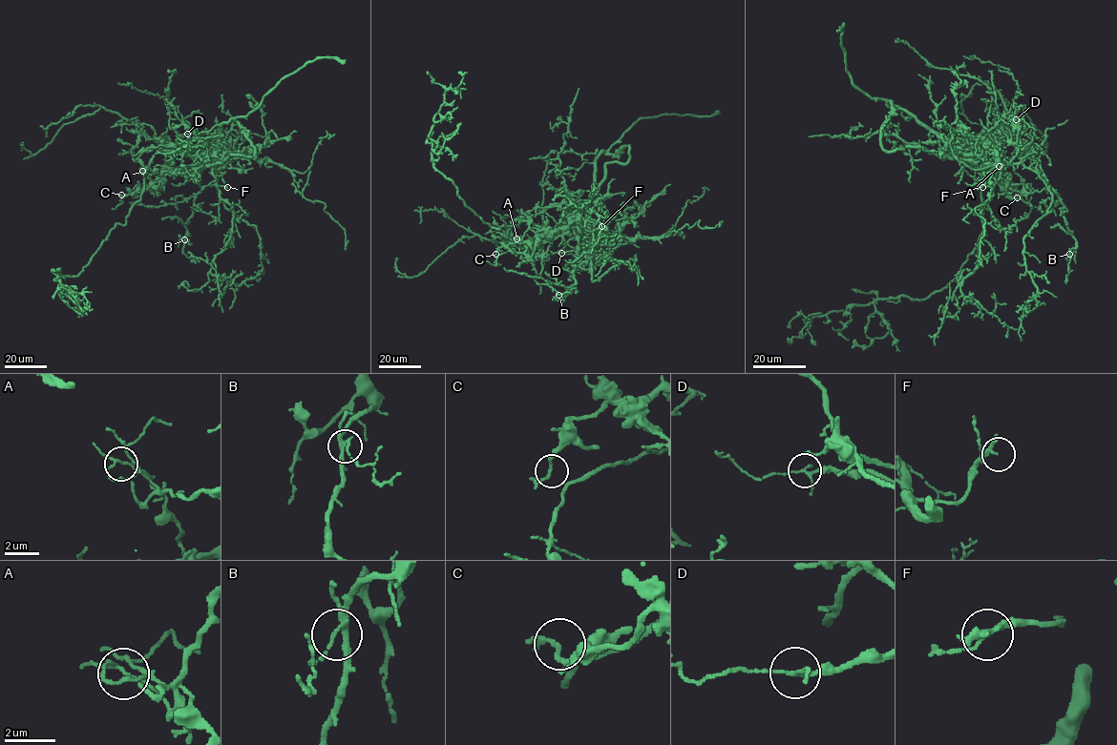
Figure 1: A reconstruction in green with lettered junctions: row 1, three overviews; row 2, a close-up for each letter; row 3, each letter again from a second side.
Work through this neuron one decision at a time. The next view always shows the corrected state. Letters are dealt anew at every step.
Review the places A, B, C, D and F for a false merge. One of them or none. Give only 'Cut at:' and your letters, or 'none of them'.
Cut at: A

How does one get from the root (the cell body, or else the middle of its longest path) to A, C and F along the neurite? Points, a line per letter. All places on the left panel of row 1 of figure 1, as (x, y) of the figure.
A: (154, 173), (151, 175), (142, 171)
C: (154, 173), (147, 175), (151, 183), (146, 189), (121, 195)
F: (154, 173), (160, 175), (192, 174), (209, 167), (216, 184), (227, 187)

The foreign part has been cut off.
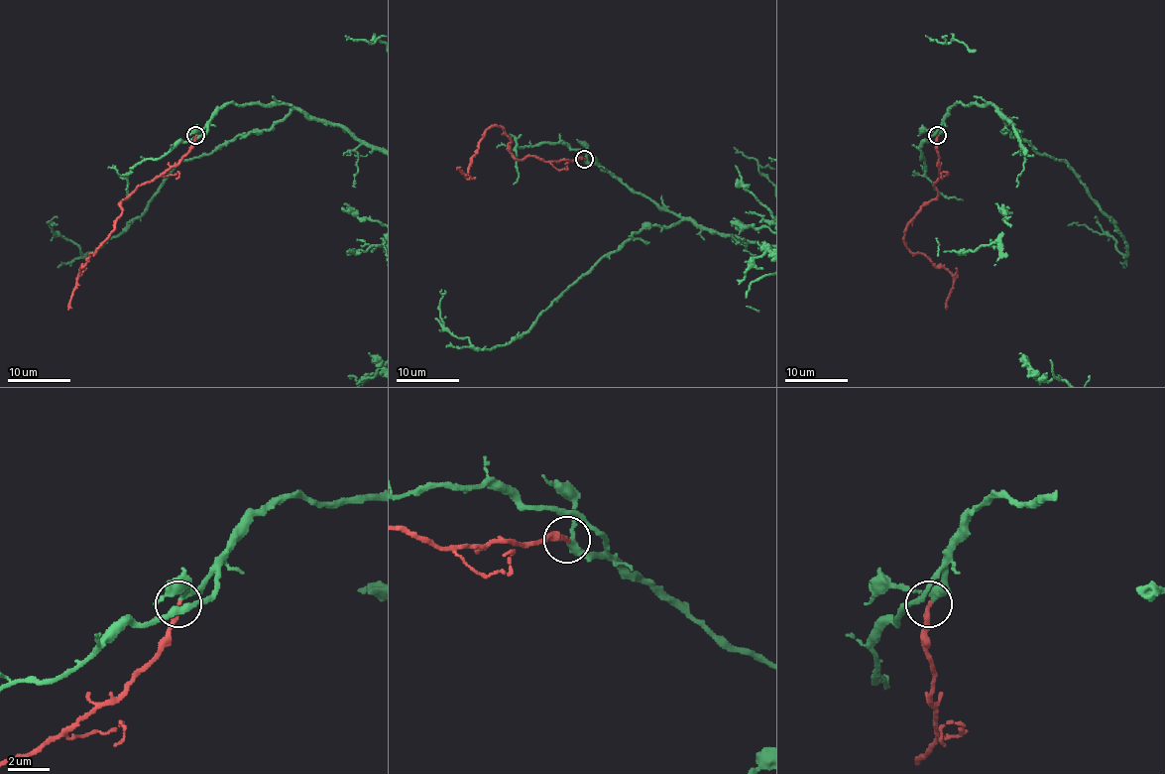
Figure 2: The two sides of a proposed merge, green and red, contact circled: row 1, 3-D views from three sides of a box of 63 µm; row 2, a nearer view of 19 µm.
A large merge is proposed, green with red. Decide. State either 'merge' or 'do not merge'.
merge

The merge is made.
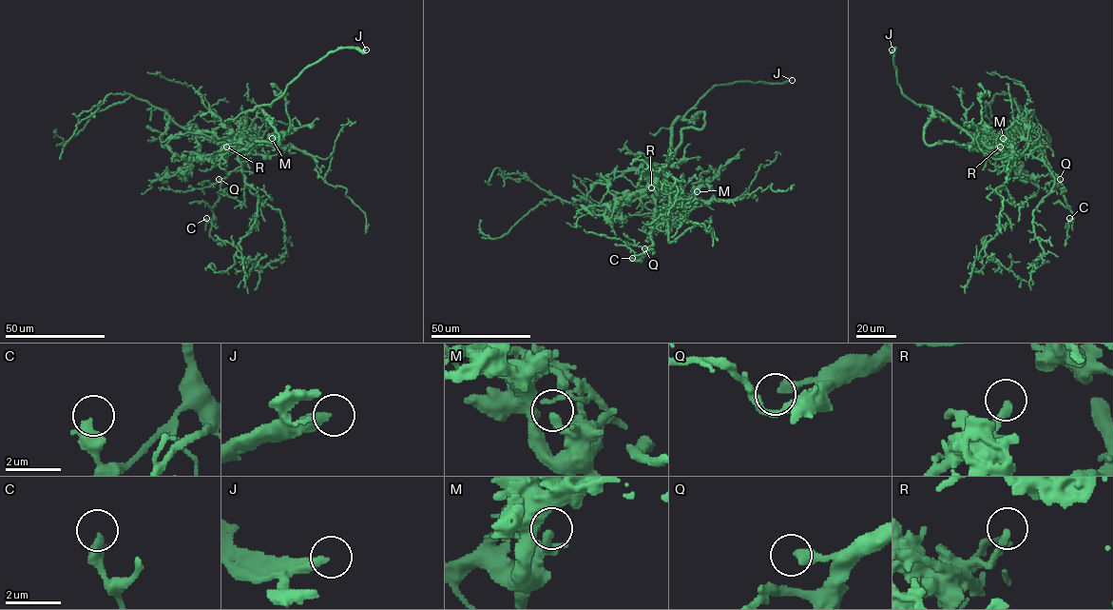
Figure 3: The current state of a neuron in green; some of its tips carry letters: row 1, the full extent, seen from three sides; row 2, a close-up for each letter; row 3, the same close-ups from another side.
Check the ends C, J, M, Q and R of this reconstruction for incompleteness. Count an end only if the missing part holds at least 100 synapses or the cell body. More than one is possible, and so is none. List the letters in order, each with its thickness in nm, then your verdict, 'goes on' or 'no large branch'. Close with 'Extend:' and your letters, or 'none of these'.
C: 440 nm | no large branch
J: 360 nm | goes on
M: 280 nm | no large branch
Q: 360 nm | no large branch
R: 260 nm | no large branch
Extend: J

